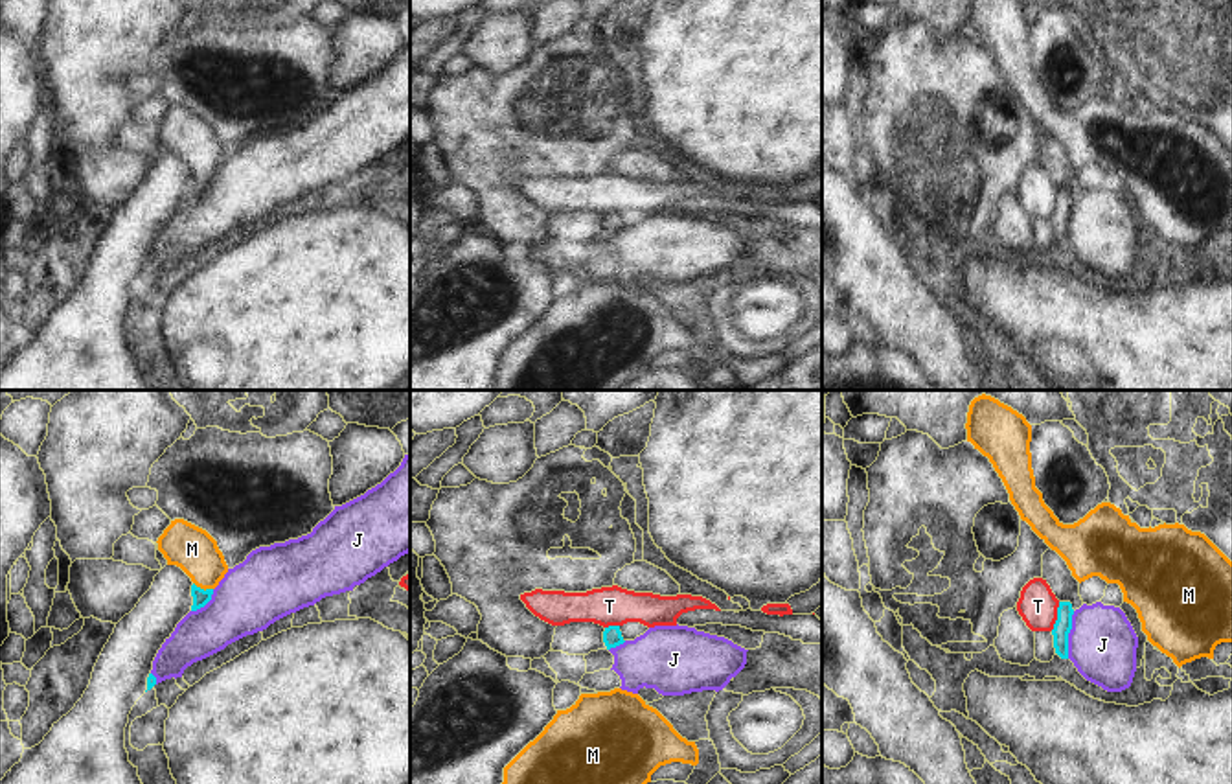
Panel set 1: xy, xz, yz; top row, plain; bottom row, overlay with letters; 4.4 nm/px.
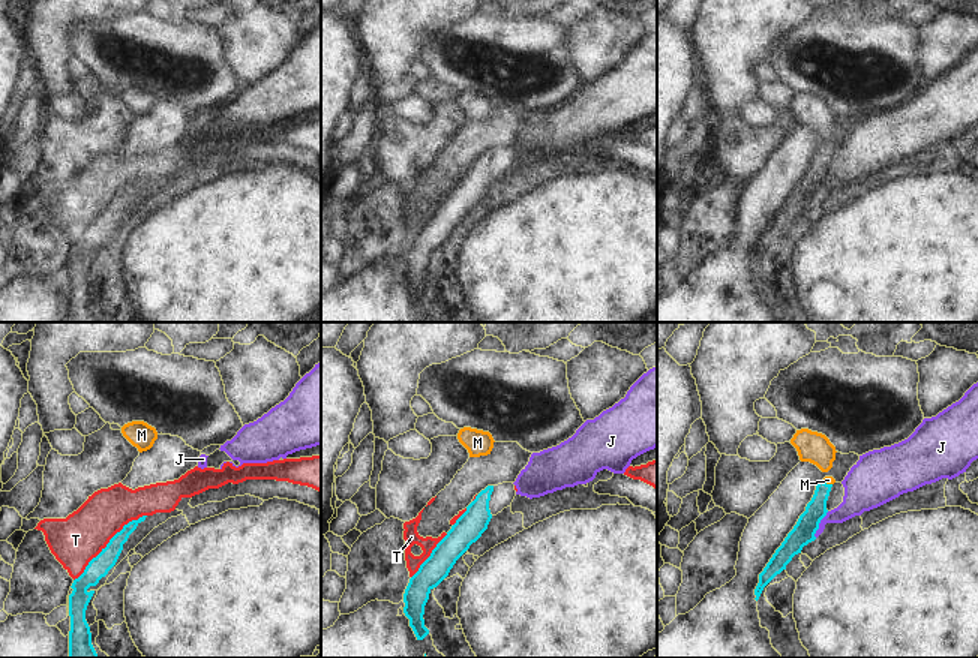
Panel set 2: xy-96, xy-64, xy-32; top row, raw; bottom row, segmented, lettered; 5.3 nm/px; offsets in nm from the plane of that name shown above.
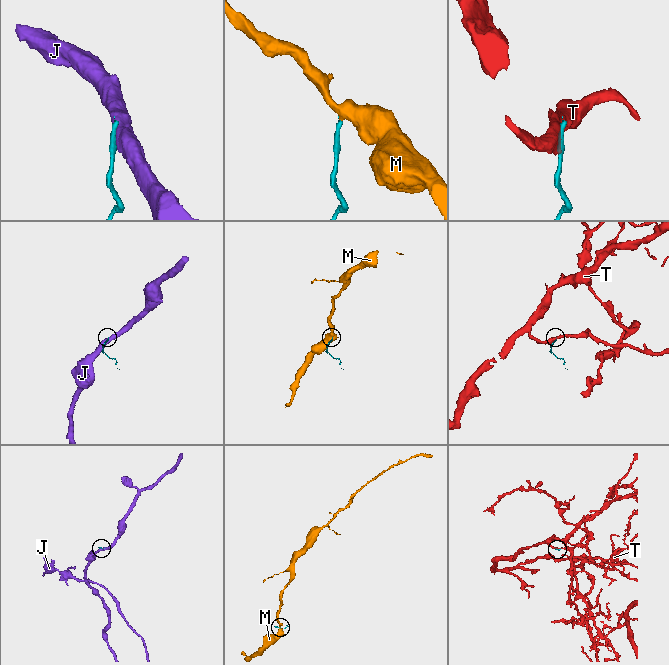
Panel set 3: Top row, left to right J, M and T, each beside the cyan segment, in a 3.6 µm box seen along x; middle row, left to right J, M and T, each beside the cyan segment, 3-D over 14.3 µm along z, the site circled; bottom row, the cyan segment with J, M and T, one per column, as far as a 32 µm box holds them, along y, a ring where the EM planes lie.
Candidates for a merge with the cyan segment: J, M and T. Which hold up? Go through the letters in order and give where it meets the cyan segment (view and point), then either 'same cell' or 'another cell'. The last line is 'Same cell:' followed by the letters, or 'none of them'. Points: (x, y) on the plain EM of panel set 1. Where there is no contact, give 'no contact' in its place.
J: yz (1067, 223) | another cell
M: xy (203, 177) | same cell
T: yz (1058, 205) | another cell
Same cell: M

